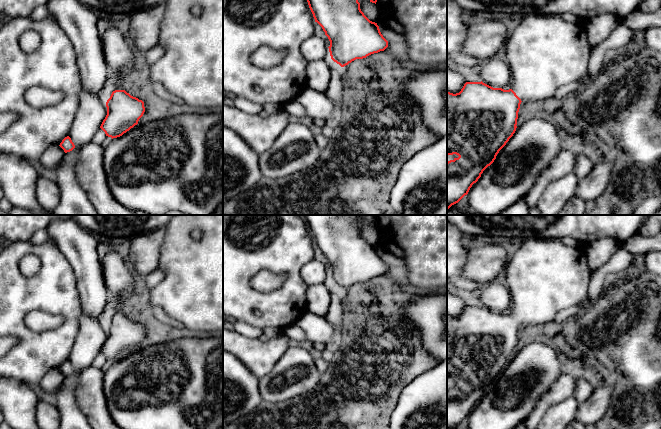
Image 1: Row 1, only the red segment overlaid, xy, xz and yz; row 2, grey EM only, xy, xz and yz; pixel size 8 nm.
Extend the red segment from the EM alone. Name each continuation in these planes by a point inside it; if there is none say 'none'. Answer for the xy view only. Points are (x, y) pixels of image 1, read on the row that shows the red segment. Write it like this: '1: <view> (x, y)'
1: xy (119, 54)

